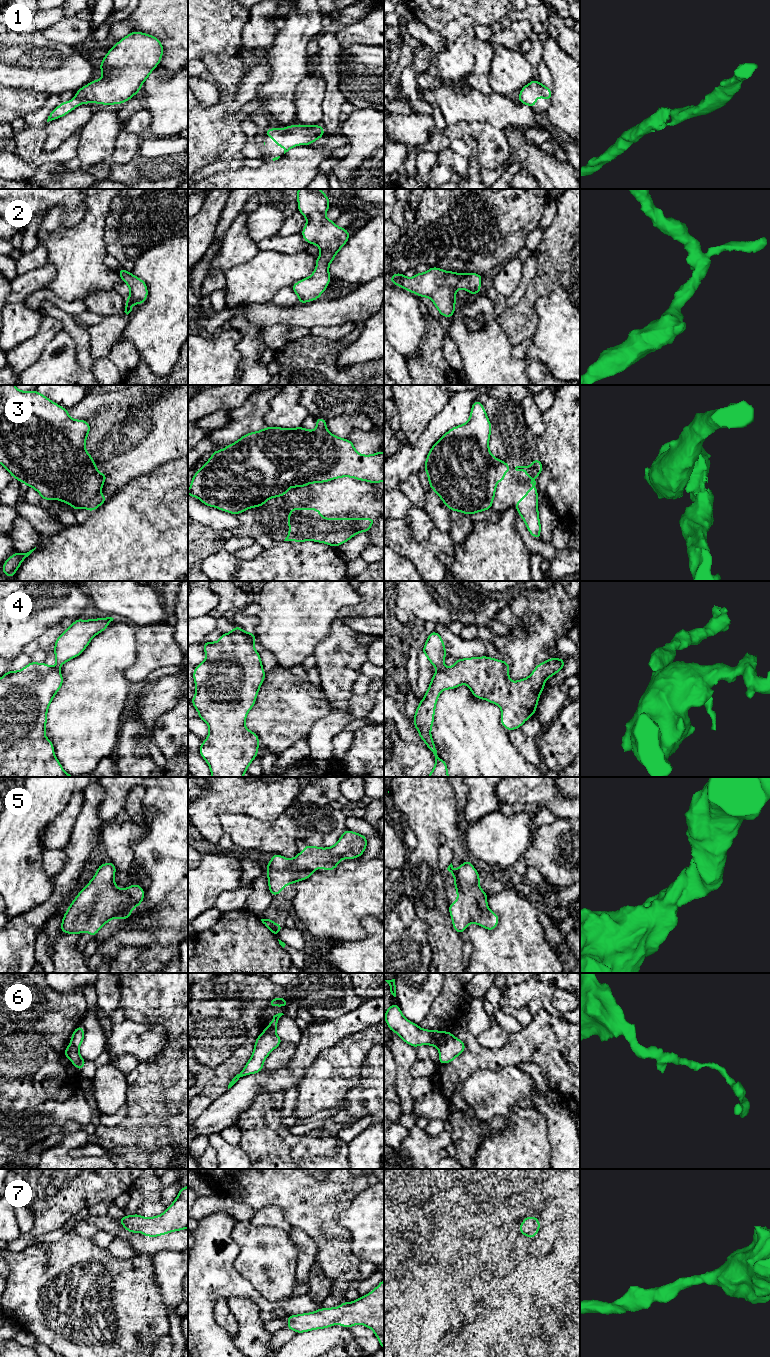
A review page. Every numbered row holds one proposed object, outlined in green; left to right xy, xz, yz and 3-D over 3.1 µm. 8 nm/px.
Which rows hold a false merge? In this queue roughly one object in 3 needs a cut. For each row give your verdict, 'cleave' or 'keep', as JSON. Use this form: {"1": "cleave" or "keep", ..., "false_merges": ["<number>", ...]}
{"1": "keep", "2": "keep", "3": "cleave", "4": "cleave", "5": "keep", "6": "cleave", "7": "keep", "false_merges": ["3", "4", "6"]}

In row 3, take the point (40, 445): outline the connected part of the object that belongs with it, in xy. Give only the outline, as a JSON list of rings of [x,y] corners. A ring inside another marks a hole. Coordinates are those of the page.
[[[0,385],[0,464],[13,478],[34,488],[43,500],[61,500],[76,511],[90,508],[89,499],[93,495],[100,497],[99,506],[107,497],[101,495],[106,474],[101,474],[95,463],[91,463],[86,455],[86,438],[90,432],[90,424],[86,420],[72,419],[66,408],[54,403],[37,390],[23,392],[14,385]]]

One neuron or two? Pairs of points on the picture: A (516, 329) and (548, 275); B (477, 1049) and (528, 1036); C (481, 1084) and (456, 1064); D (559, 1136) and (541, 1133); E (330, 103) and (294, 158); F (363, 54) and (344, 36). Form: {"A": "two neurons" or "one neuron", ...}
{"A": "one neuron", "B": "one neuron", "C": "two neurons", "D": "two neurons", "E": "two neurons", "F": "two neurons"}

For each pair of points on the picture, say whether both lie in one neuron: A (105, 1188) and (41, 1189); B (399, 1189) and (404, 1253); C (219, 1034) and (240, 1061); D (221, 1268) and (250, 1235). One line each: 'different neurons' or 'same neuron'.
A: same neuron
B: different neurons
C: different neurons
D: different neurons

